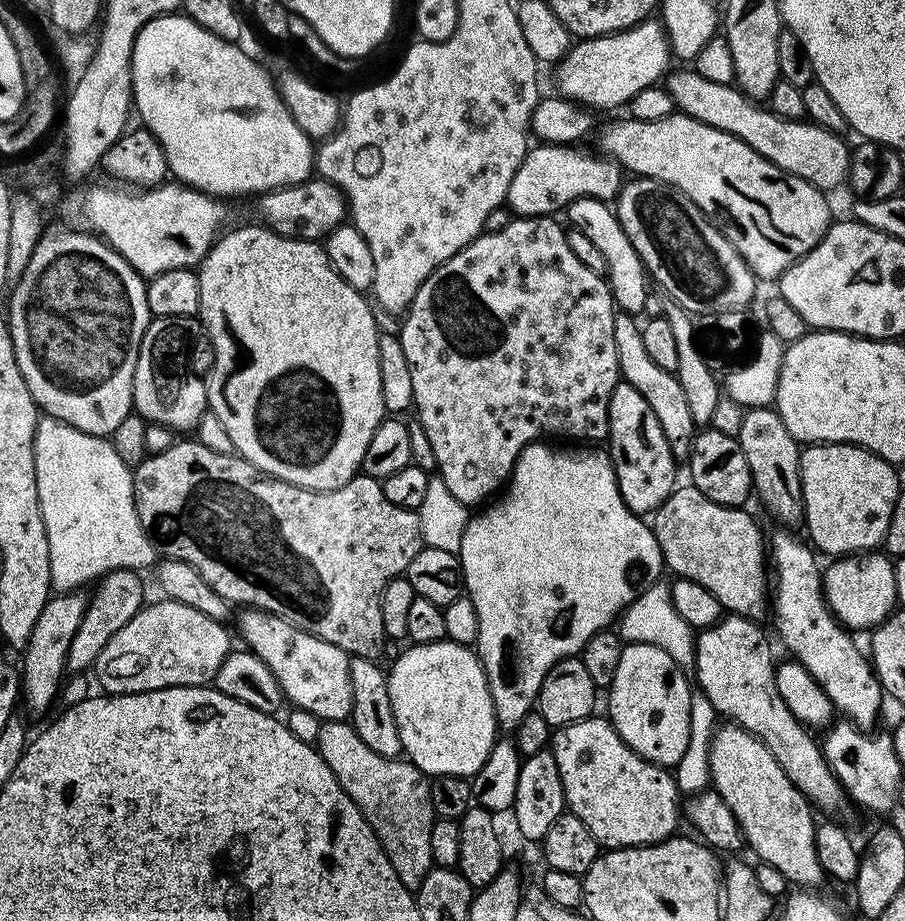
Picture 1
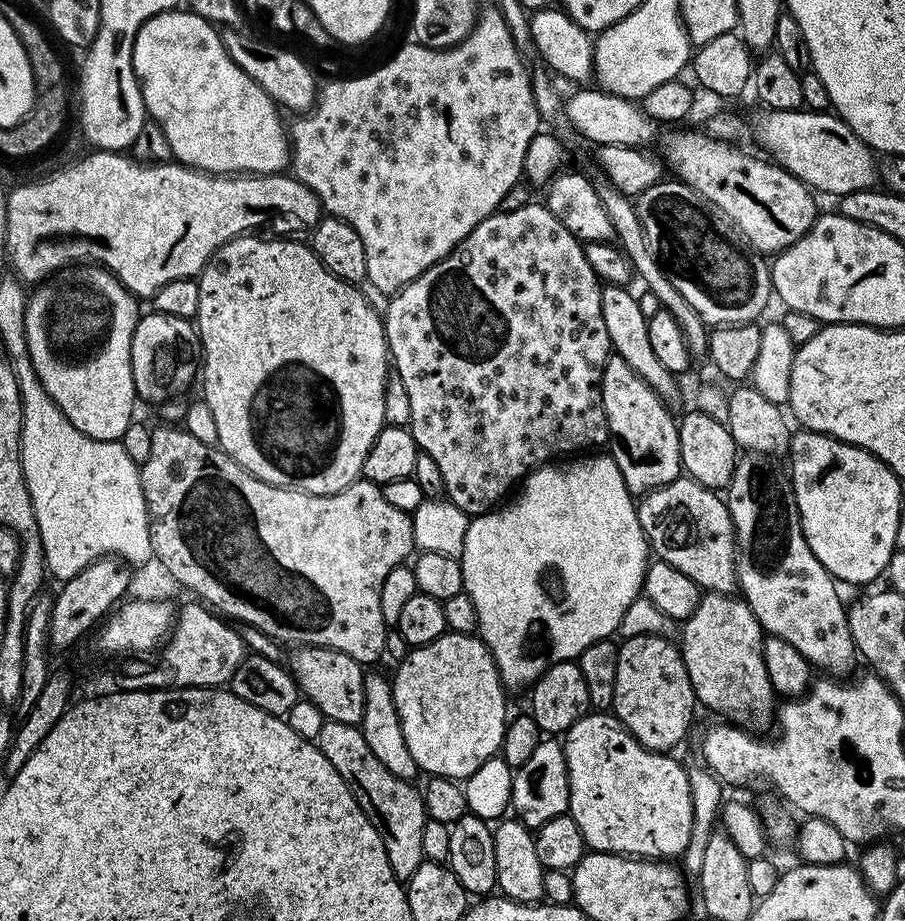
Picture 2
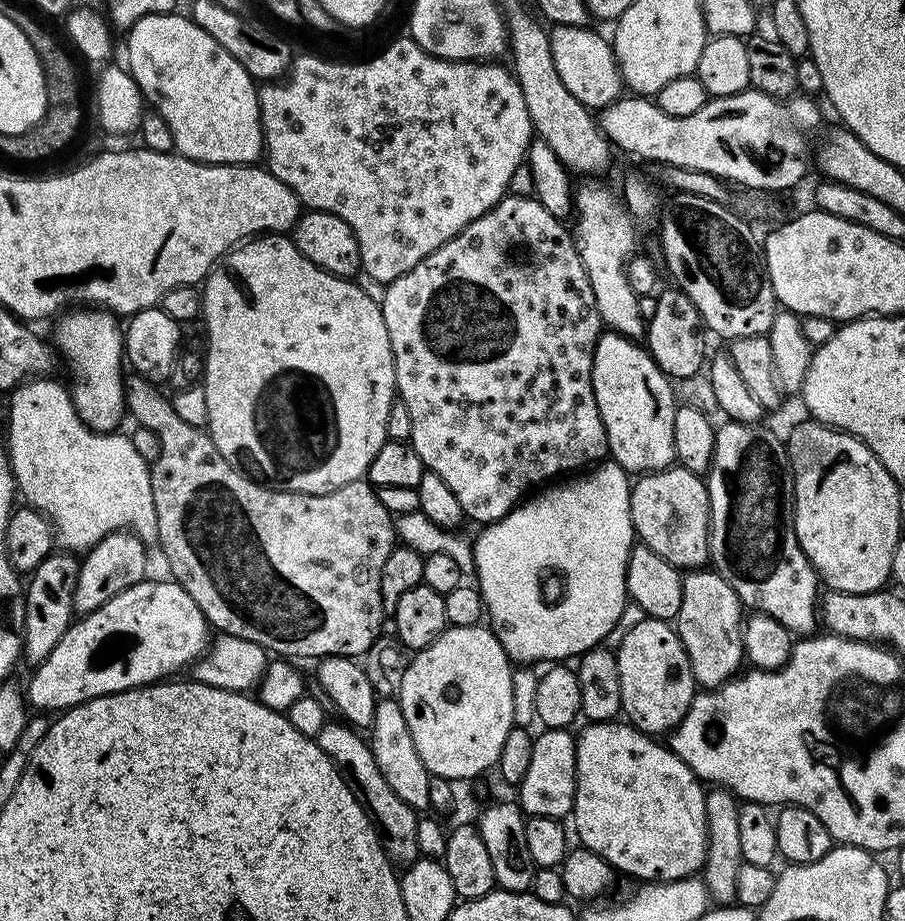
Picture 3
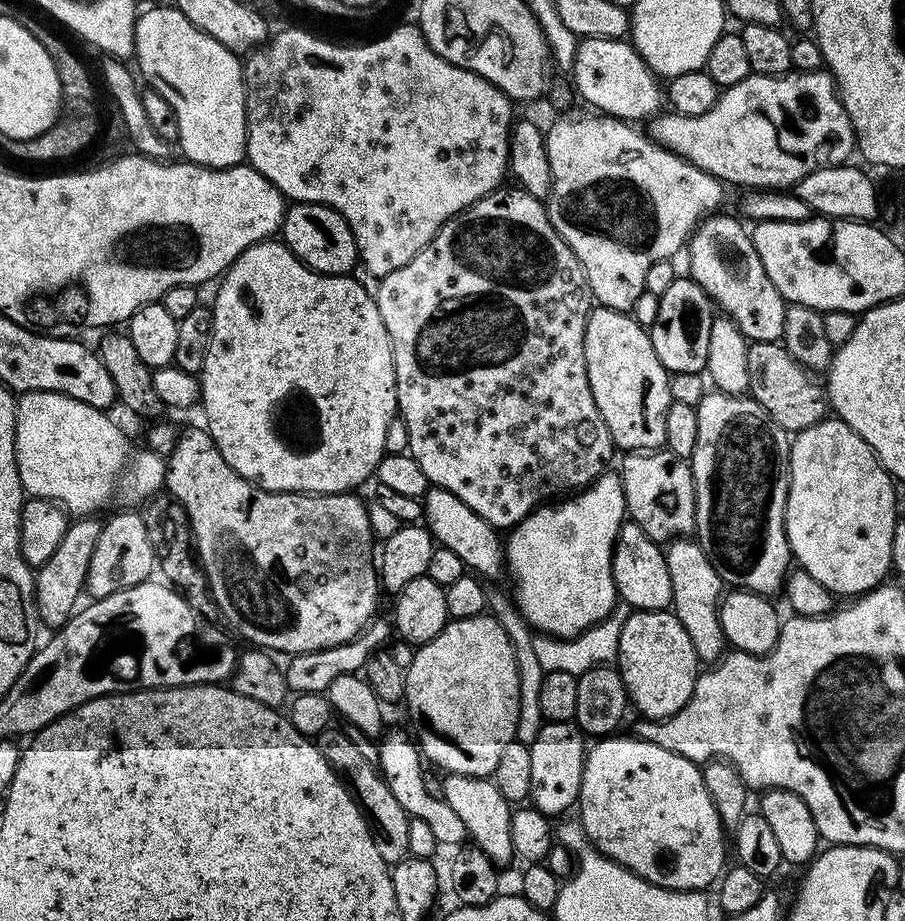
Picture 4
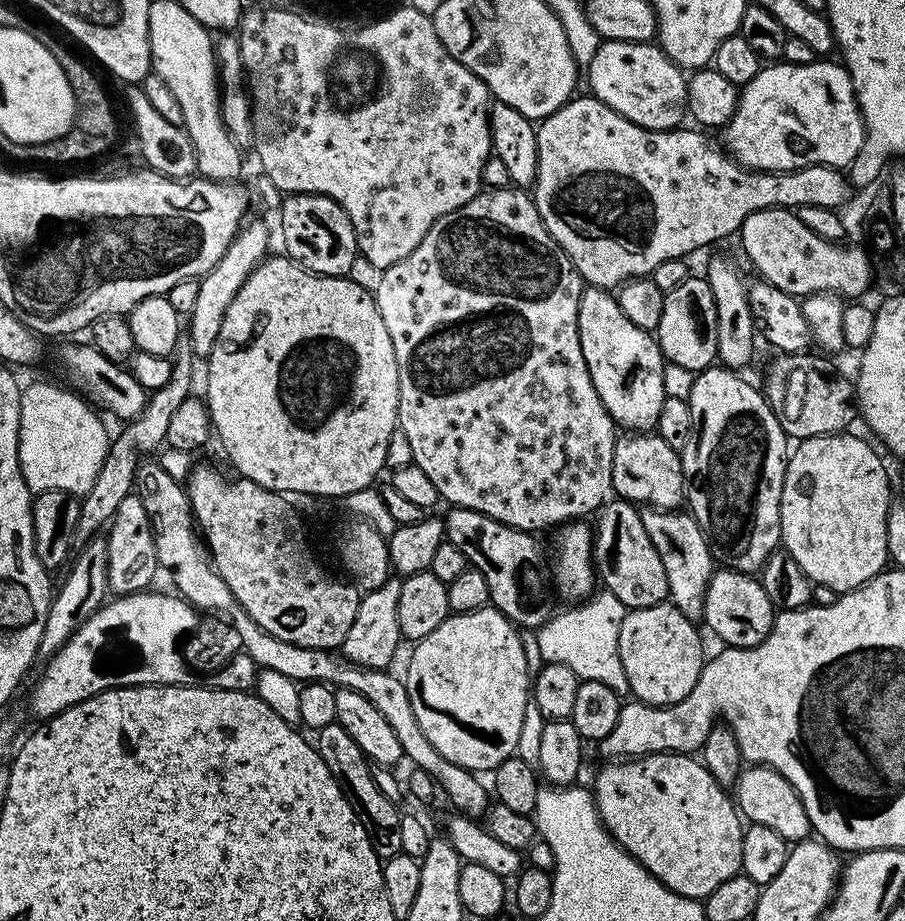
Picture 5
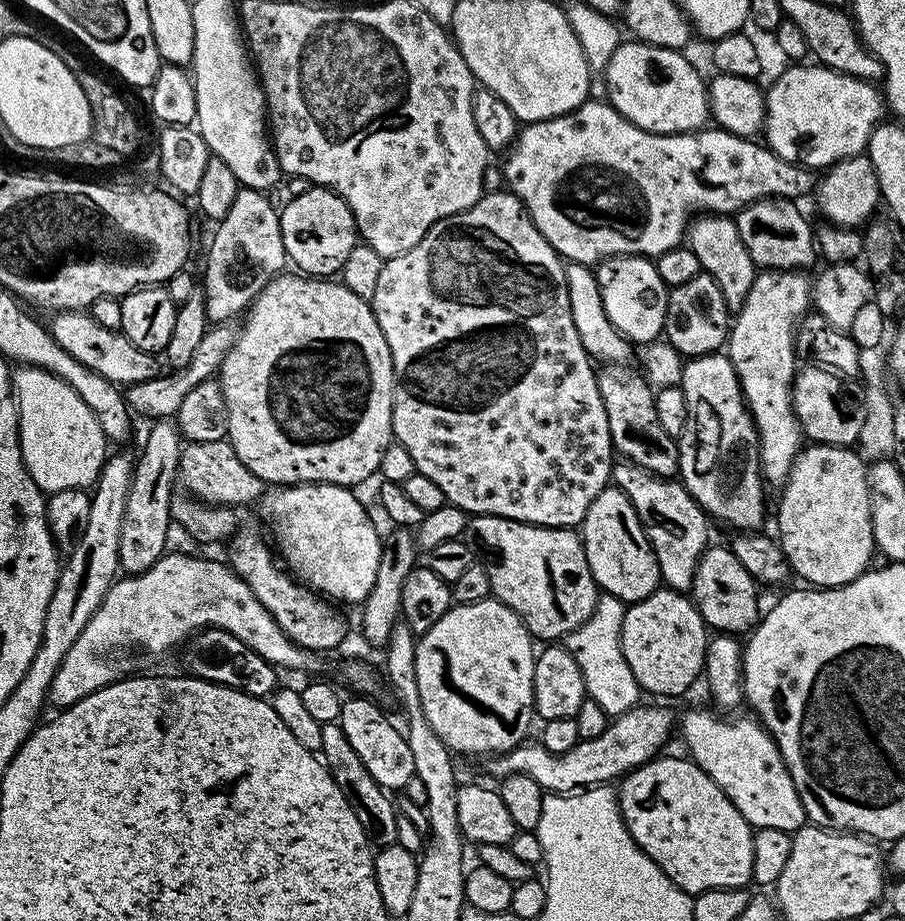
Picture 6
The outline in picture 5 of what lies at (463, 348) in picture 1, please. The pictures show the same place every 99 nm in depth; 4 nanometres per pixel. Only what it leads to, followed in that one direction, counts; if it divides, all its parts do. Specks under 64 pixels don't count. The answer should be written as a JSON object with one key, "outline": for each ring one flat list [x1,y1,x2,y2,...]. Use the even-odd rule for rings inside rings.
{"outline":[[515,186,507,187,496,188,493,192,488,192,488,190,481,191,479,196,474,197,470,202,466,202,466,206,462,206,442,218,438,218,438,222,434,222,434,226,430,226,426,238,422,238,422,242,418,242,418,246,410,255,402,262,383,269,379,273,380,281,377,282,376,288,374,287,374,295,378,306,378,314,382,314,382,322,386,322,386,330,390,334,390,342,394,342,394,358,398,362,398,414,396,419,398,421,398,429,406,434,407,441,410,442,411,453,413,454,412,463,418,466,418,470,422,470,430,477,430,482,434,482,441,501,447,502,449,500,447,502,449,505,478,510,482,514,486,514,511,528,540,534,543,528,552,530,559,525,580,522,588,518,584,516,590,515,589,517,591,517,593,513,603,508,609,497,613,495,612,463,614,462,614,446,618,439,618,428,617,425,612,423,606,406,602,406,602,398,598,398,598,390,594,390,594,382,590,382,590,370,586,366,584,355,582,354,582,342,578,334,578,302,586,285,580,279,580,271,572,265,572,259,562,250,562,246,558,246,558,242,550,234,550,230,546,230,546,226,536,209,535,199,527,191]]}

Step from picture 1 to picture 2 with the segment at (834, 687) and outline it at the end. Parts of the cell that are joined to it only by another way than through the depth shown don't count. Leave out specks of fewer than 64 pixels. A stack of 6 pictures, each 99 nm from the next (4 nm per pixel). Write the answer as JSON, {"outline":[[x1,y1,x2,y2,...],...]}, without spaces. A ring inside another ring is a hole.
{"outline":[[744,454,736,461,732,481,726,489,726,503,730,510,732,525,736,531,736,583,739,595,750,606,754,618,768,636,790,642,802,658,806,658,813,669,822,671,832,678,844,678,858,664,856,643,850,634,848,610,845,601,840,601,838,582,814,558,800,525,800,511,792,489,789,473,779,468,770,456]]}

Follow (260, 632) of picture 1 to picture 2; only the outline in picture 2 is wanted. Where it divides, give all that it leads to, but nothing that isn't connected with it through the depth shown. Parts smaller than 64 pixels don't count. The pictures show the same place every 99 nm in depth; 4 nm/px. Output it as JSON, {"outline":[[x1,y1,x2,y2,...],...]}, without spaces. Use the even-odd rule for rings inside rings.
{"outline":[[300,646,290,656,290,671,296,679,303,699,314,702,322,714,334,722,359,725,364,709,364,674,365,669,350,654,342,654,329,648,309,648]]}

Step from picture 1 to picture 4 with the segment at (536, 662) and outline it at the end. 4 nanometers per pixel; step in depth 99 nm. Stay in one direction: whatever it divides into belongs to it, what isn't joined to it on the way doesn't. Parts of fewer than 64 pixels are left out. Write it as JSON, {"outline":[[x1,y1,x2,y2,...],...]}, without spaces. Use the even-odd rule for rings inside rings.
{"outline":[[608,470,571,498,537,508,507,533,506,572,516,583,514,603,530,629,545,636,570,639,603,622,611,614,618,601,612,577,612,551,618,530,625,522,622,482,615,471]]}

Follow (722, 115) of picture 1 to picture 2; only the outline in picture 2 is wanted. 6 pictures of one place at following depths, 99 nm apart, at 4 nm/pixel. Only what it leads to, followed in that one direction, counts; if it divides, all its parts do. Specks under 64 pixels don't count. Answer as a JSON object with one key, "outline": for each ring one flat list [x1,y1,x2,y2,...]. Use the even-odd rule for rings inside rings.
{"outline":[[760,110,752,124,750,120,750,128,756,131,756,140,769,152,767,155,791,176,808,185,813,193,825,192,828,196,839,198,877,187,878,160,873,149,858,138,854,130,850,130,846,121,831,111]]}

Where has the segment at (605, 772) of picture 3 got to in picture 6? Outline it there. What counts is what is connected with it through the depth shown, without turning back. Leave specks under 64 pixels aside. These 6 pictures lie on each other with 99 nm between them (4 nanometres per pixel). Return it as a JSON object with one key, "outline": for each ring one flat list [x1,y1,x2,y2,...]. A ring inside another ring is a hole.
{"outline":[[661,755,654,760,647,760,641,768,635,768,633,772,629,772,627,776,619,781,618,799,626,830,630,830,637,846,684,892,695,894,706,890,722,890,723,888,748,888,753,883,752,871,754,870,754,838,752,837,754,829,752,825,737,810,734,802,730,802,728,795,700,767,693,764,691,759,683,758,684,760,679,760,676,756,663,756]]}

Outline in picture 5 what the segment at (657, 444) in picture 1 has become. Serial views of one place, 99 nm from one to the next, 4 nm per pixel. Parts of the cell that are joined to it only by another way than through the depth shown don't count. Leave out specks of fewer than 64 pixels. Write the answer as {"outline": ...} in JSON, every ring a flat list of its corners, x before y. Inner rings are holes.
{"outline":[[591,286,585,287,578,302,578,334,584,361,590,370,590,382,594,382,594,390,598,390,598,398,602,398,602,406,606,406,612,423,632,434,651,433,656,427,658,410,662,410,665,398,662,370,666,361,655,335,635,325,623,312,619,299,609,289]]}

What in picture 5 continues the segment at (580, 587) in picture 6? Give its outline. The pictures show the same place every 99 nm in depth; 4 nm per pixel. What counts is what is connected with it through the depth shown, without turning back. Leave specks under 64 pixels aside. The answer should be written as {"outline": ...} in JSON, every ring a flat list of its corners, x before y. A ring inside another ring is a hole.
{"outline":[[455,506,447,510,448,516,443,517,445,537,466,554,471,567,482,570,490,589,491,607,497,608,517,629,542,627,553,615,554,608,549,569,540,568,540,544,536,541,539,539,531,532,506,526,478,510]]}

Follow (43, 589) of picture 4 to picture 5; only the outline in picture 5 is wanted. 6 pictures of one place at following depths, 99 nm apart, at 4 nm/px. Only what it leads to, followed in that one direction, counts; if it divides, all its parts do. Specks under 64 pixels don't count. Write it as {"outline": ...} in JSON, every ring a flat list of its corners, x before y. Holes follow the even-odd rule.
{"outline":[[182,334,176,342,172,355,170,379,165,386,155,389,148,397,143,410,133,420,127,421,120,433,115,433,109,443,108,453,102,462,102,470,98,470,98,478,94,478,94,486,85,492,80,500,80,513,76,527,76,540,83,542,91,540,111,521,118,510,118,502,122,498,133,495,135,485,135,471,142,463,143,452,152,452,159,444,166,441,166,429,170,427,170,418,179,406,191,395,192,378,196,357,190,350,189,338],[101,527,101,528,100,528]]}

